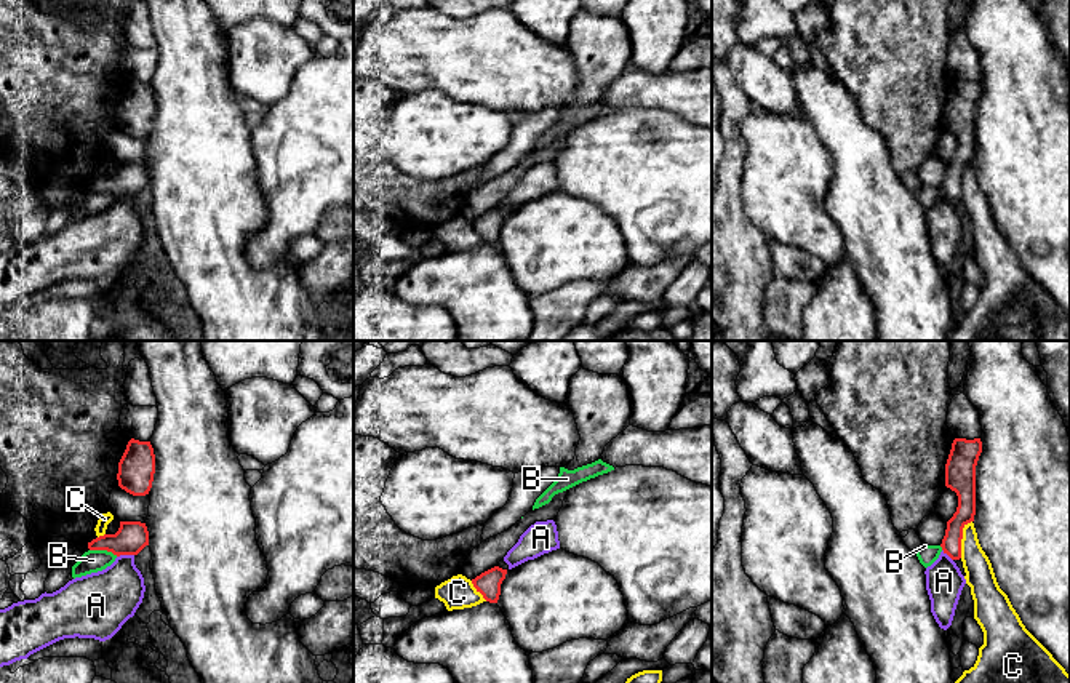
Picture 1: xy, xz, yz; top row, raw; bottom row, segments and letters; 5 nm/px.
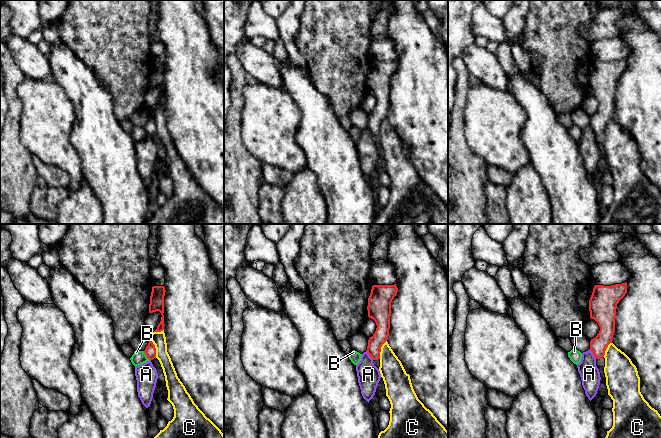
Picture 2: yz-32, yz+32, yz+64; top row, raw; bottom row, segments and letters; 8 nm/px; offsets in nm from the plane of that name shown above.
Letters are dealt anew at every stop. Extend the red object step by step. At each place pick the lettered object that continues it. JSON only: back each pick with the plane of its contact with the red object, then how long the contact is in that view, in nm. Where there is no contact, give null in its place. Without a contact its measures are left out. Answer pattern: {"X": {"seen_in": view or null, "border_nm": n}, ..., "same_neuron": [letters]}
{"same_neuron": []}

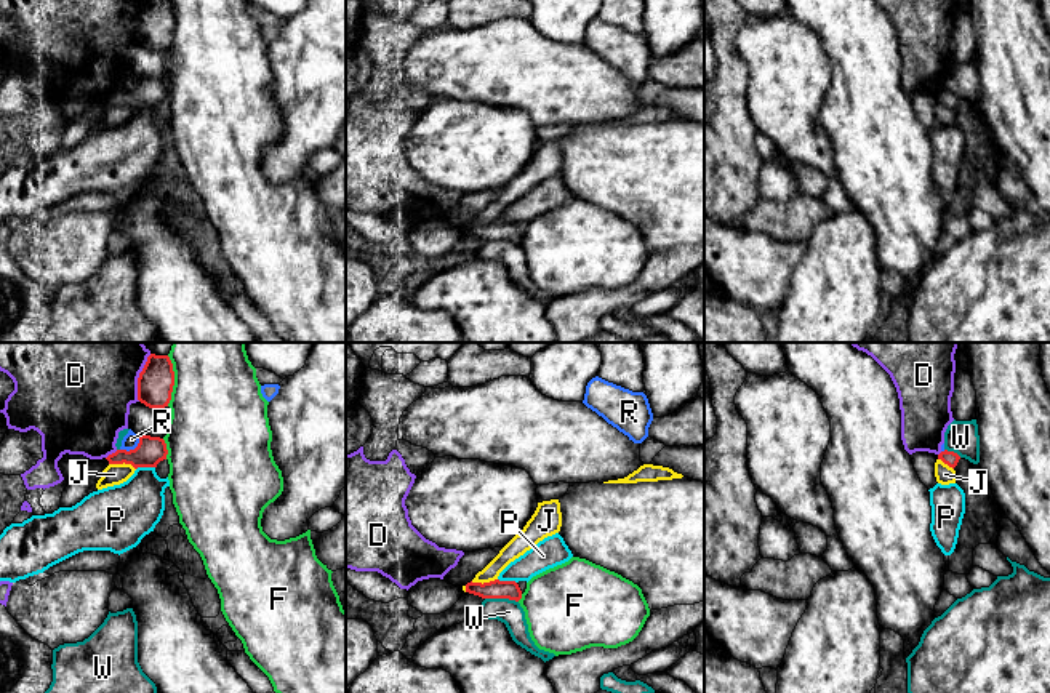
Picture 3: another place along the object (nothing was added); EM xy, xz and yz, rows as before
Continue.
{"same_neuron": []}

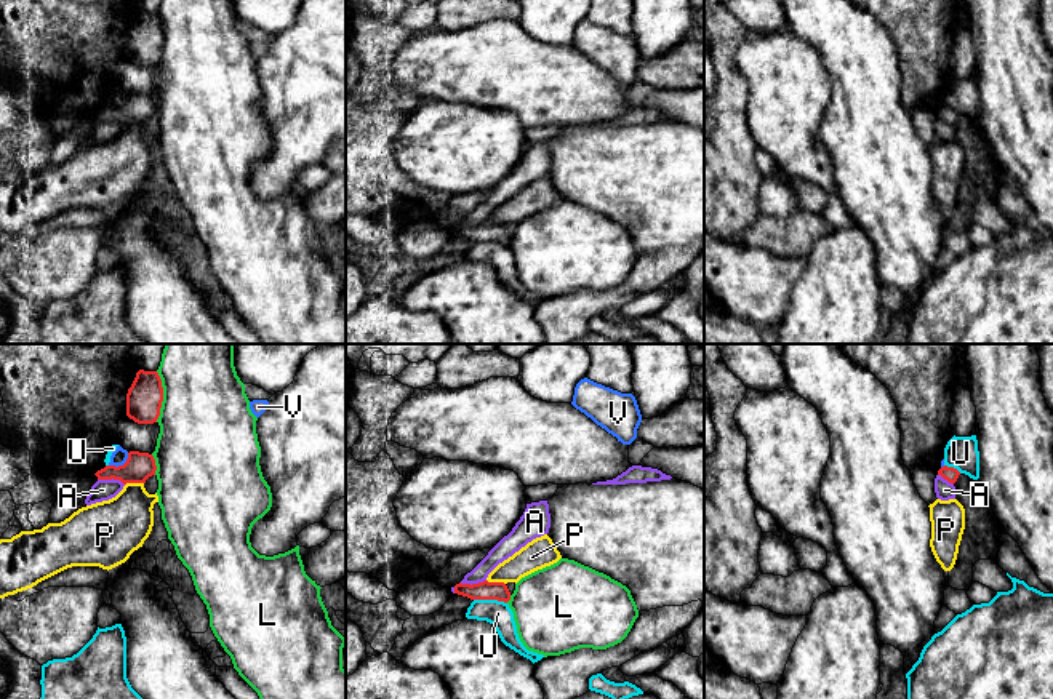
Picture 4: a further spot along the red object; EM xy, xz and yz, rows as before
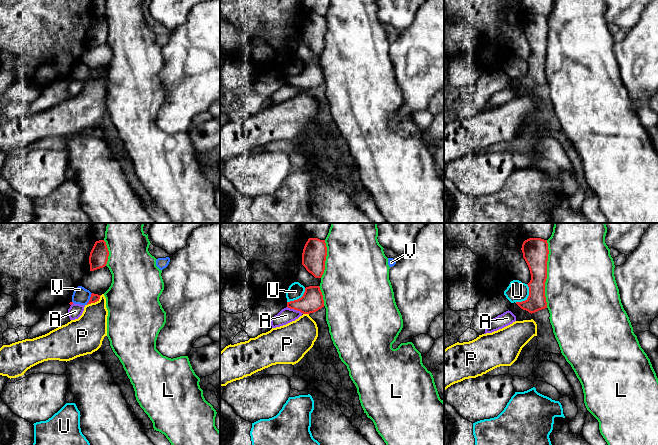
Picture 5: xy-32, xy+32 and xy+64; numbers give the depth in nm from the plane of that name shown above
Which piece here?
{"same_neuron": []}

